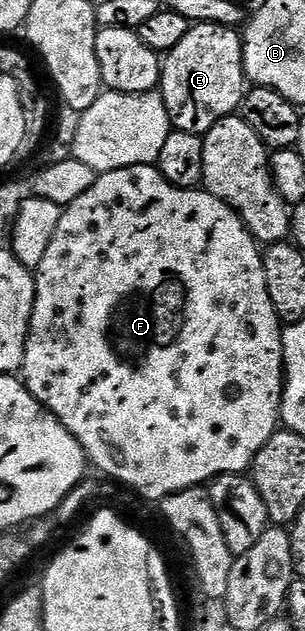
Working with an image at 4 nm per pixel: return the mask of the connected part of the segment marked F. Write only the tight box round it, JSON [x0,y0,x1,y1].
[22,165,284,500]

